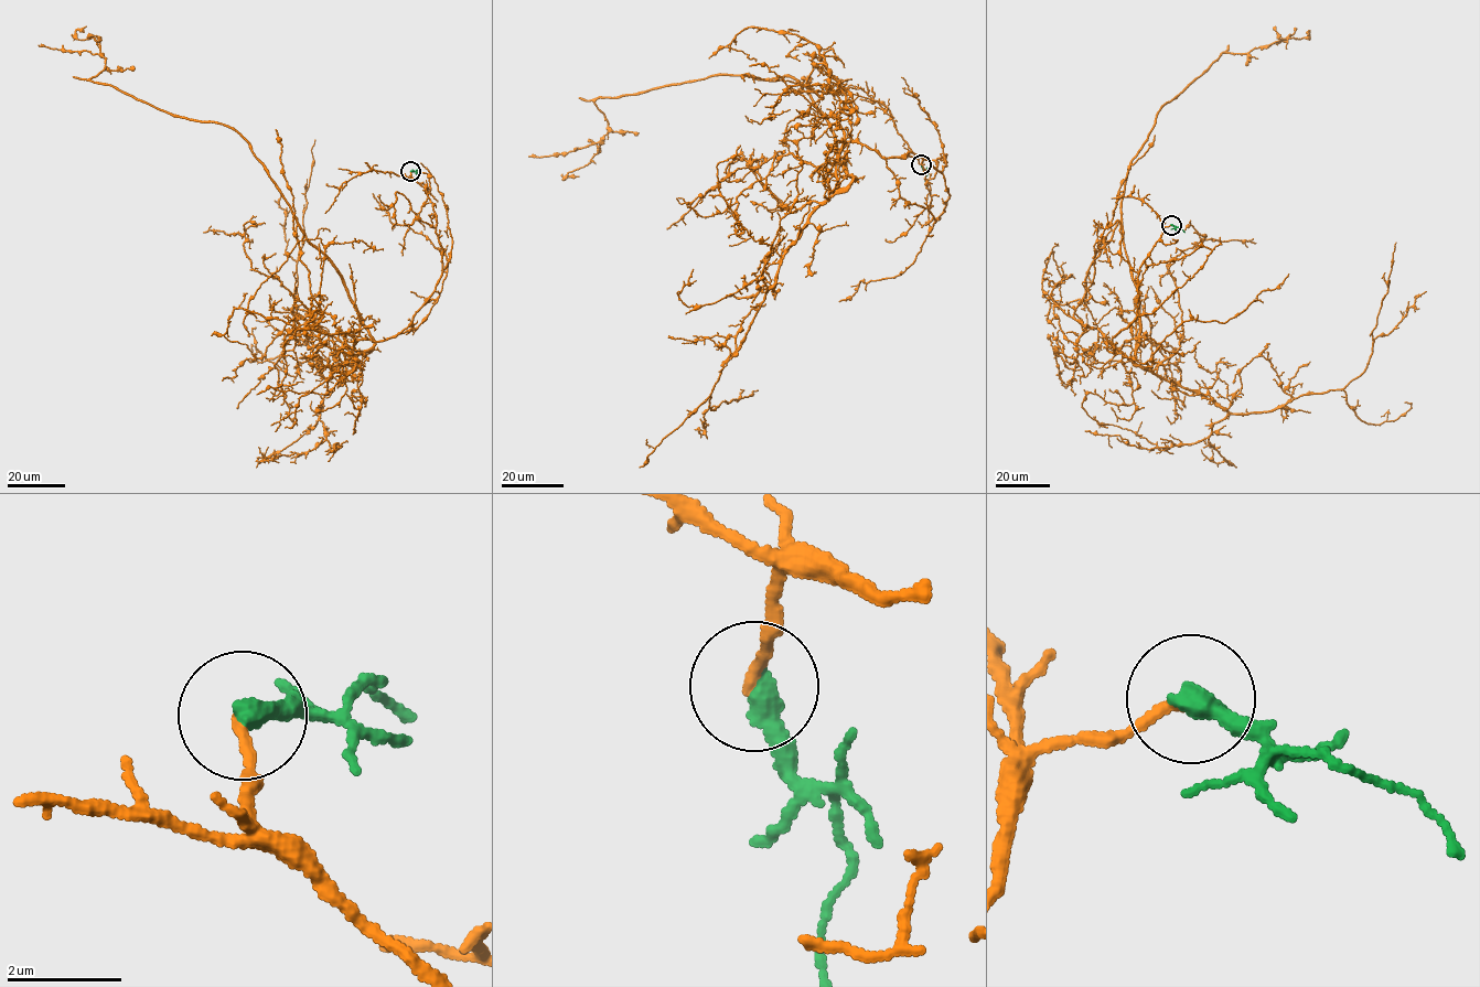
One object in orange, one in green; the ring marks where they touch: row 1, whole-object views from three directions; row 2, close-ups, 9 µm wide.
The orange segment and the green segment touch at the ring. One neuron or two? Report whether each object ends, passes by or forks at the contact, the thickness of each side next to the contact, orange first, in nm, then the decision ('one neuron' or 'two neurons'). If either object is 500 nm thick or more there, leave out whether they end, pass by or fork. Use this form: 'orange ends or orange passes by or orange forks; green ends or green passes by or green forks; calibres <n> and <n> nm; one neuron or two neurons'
orange ends; green ends; calibres 170 and 420 nm; two neurons

